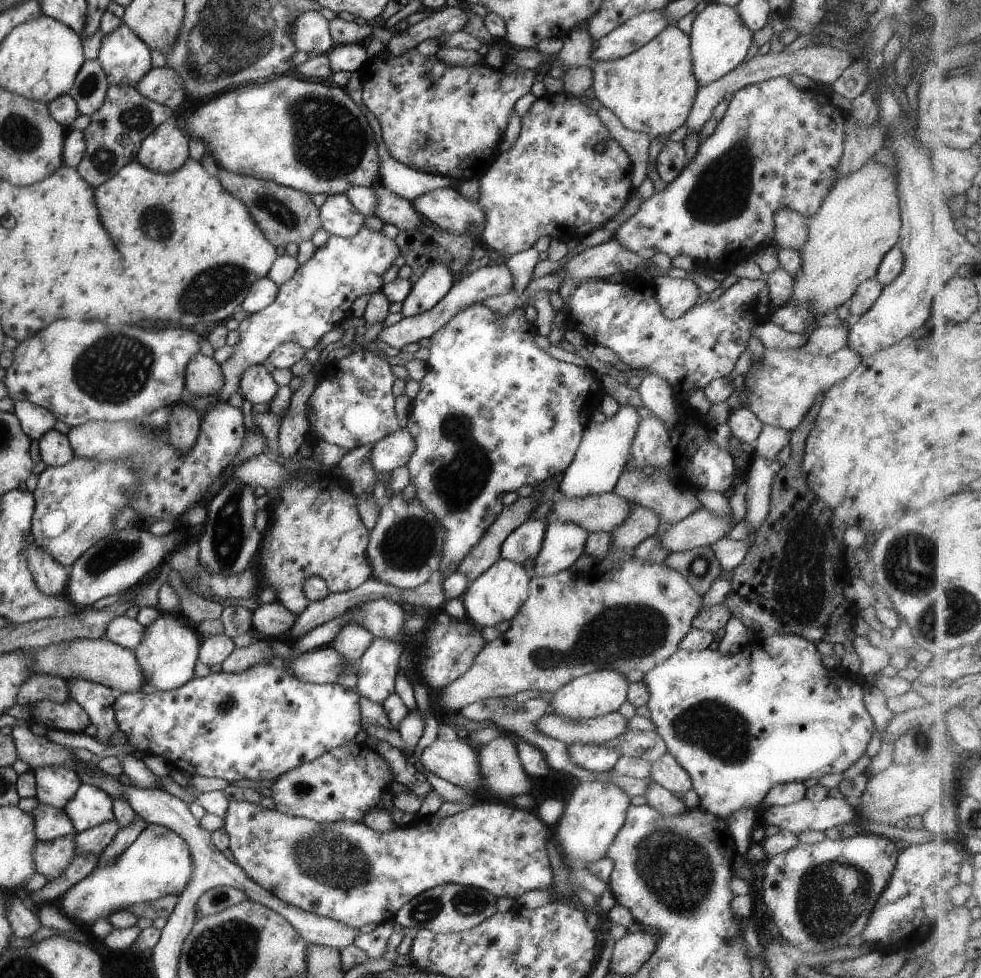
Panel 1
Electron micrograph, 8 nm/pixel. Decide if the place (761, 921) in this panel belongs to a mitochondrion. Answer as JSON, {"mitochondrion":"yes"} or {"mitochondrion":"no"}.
{"mitochondrion":"no"}

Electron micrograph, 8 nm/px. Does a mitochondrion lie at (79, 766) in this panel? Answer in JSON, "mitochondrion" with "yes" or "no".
{"mitochondrion":"no"}

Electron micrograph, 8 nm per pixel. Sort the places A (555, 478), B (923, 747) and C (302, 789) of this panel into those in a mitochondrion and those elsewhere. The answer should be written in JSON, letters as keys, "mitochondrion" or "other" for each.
{"A":"other","B":"mitochondrion","C":"mitochondrion"}

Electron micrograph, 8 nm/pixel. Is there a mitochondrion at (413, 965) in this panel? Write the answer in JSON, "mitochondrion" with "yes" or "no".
{"mitochondrion":"no"}

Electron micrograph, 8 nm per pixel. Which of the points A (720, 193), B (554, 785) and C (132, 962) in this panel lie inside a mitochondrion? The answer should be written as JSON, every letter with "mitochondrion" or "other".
{"A":"mitochondrion","B":"other","C":"other"}

